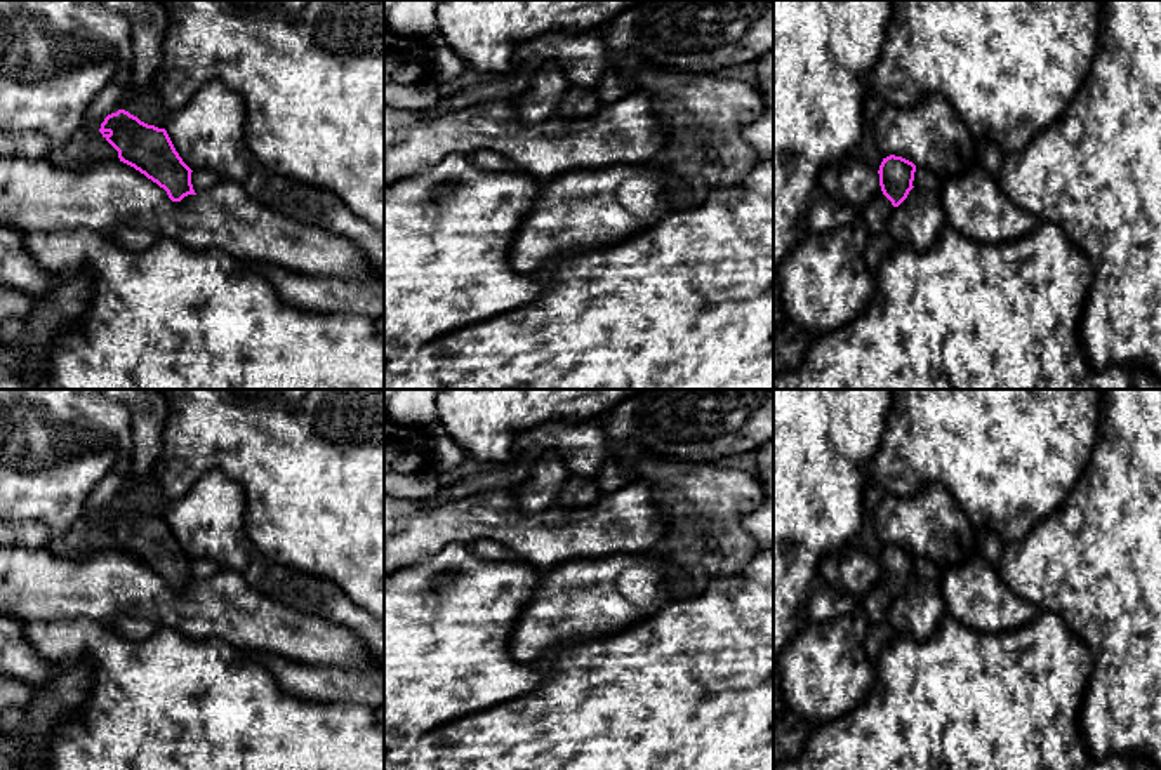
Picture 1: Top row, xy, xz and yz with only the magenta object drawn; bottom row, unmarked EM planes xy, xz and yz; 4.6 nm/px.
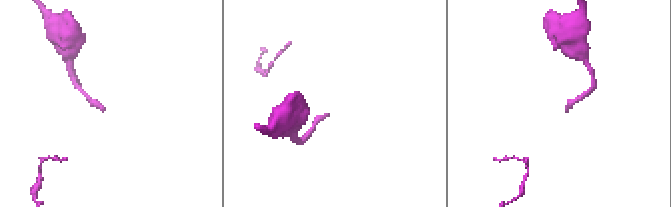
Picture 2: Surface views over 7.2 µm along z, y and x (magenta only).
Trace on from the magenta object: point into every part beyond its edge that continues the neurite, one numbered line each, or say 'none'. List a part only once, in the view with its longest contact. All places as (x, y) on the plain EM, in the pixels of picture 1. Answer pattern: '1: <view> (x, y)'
1: yz (875, 605)

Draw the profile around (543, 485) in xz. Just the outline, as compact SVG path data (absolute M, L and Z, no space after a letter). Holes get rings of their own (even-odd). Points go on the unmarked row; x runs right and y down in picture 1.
M560 461L537 462L525 469L525 483L513 488L511 494L523 511L541 513L558 506L558 497L568 478L568 468Z

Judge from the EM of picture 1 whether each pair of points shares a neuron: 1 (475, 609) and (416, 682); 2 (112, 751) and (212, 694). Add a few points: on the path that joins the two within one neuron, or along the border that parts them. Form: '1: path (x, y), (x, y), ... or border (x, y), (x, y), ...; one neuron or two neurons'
1: path (457, 626), (419, 664); one neuron
2: path (136, 751), (155, 751), (188, 718); one neuron

